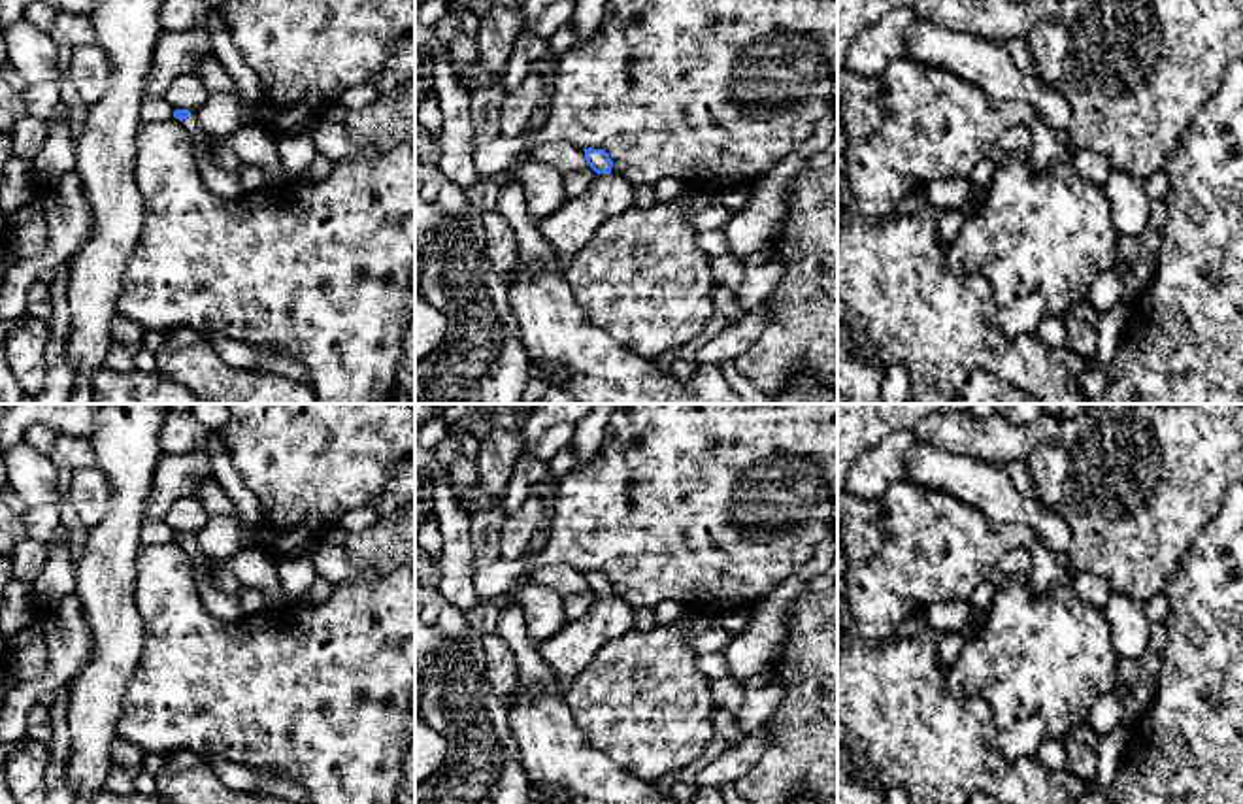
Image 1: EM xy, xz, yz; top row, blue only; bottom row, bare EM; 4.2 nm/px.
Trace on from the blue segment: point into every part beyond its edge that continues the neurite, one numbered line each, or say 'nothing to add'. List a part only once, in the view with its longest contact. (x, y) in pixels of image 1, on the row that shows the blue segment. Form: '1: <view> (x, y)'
1: xy (197, 133)

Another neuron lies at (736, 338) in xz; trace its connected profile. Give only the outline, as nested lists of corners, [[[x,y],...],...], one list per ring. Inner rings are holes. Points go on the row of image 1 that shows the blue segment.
[[[766,306],[749,310],[739,321],[730,323],[721,334],[705,342],[696,353],[696,364],[722,366],[741,357],[760,336],[768,321]]]

